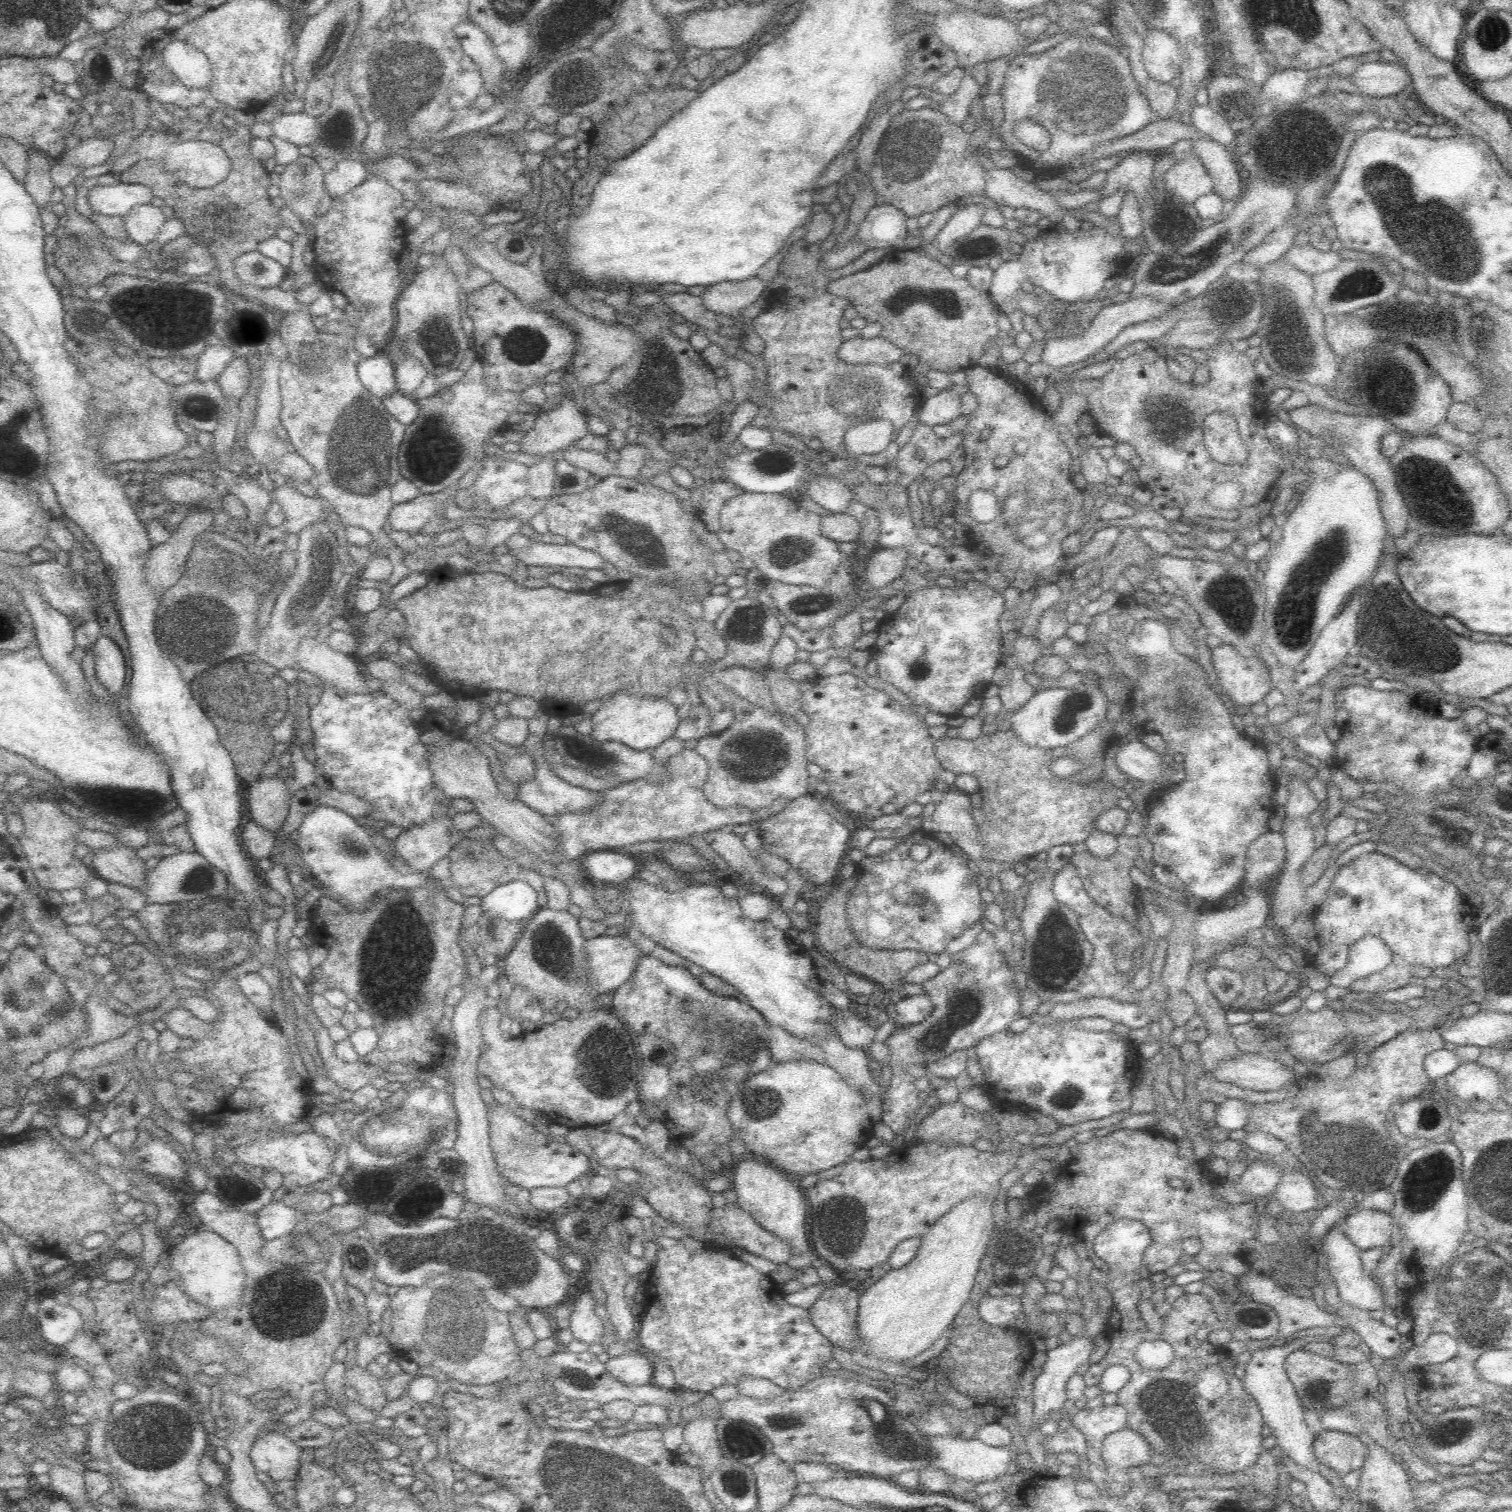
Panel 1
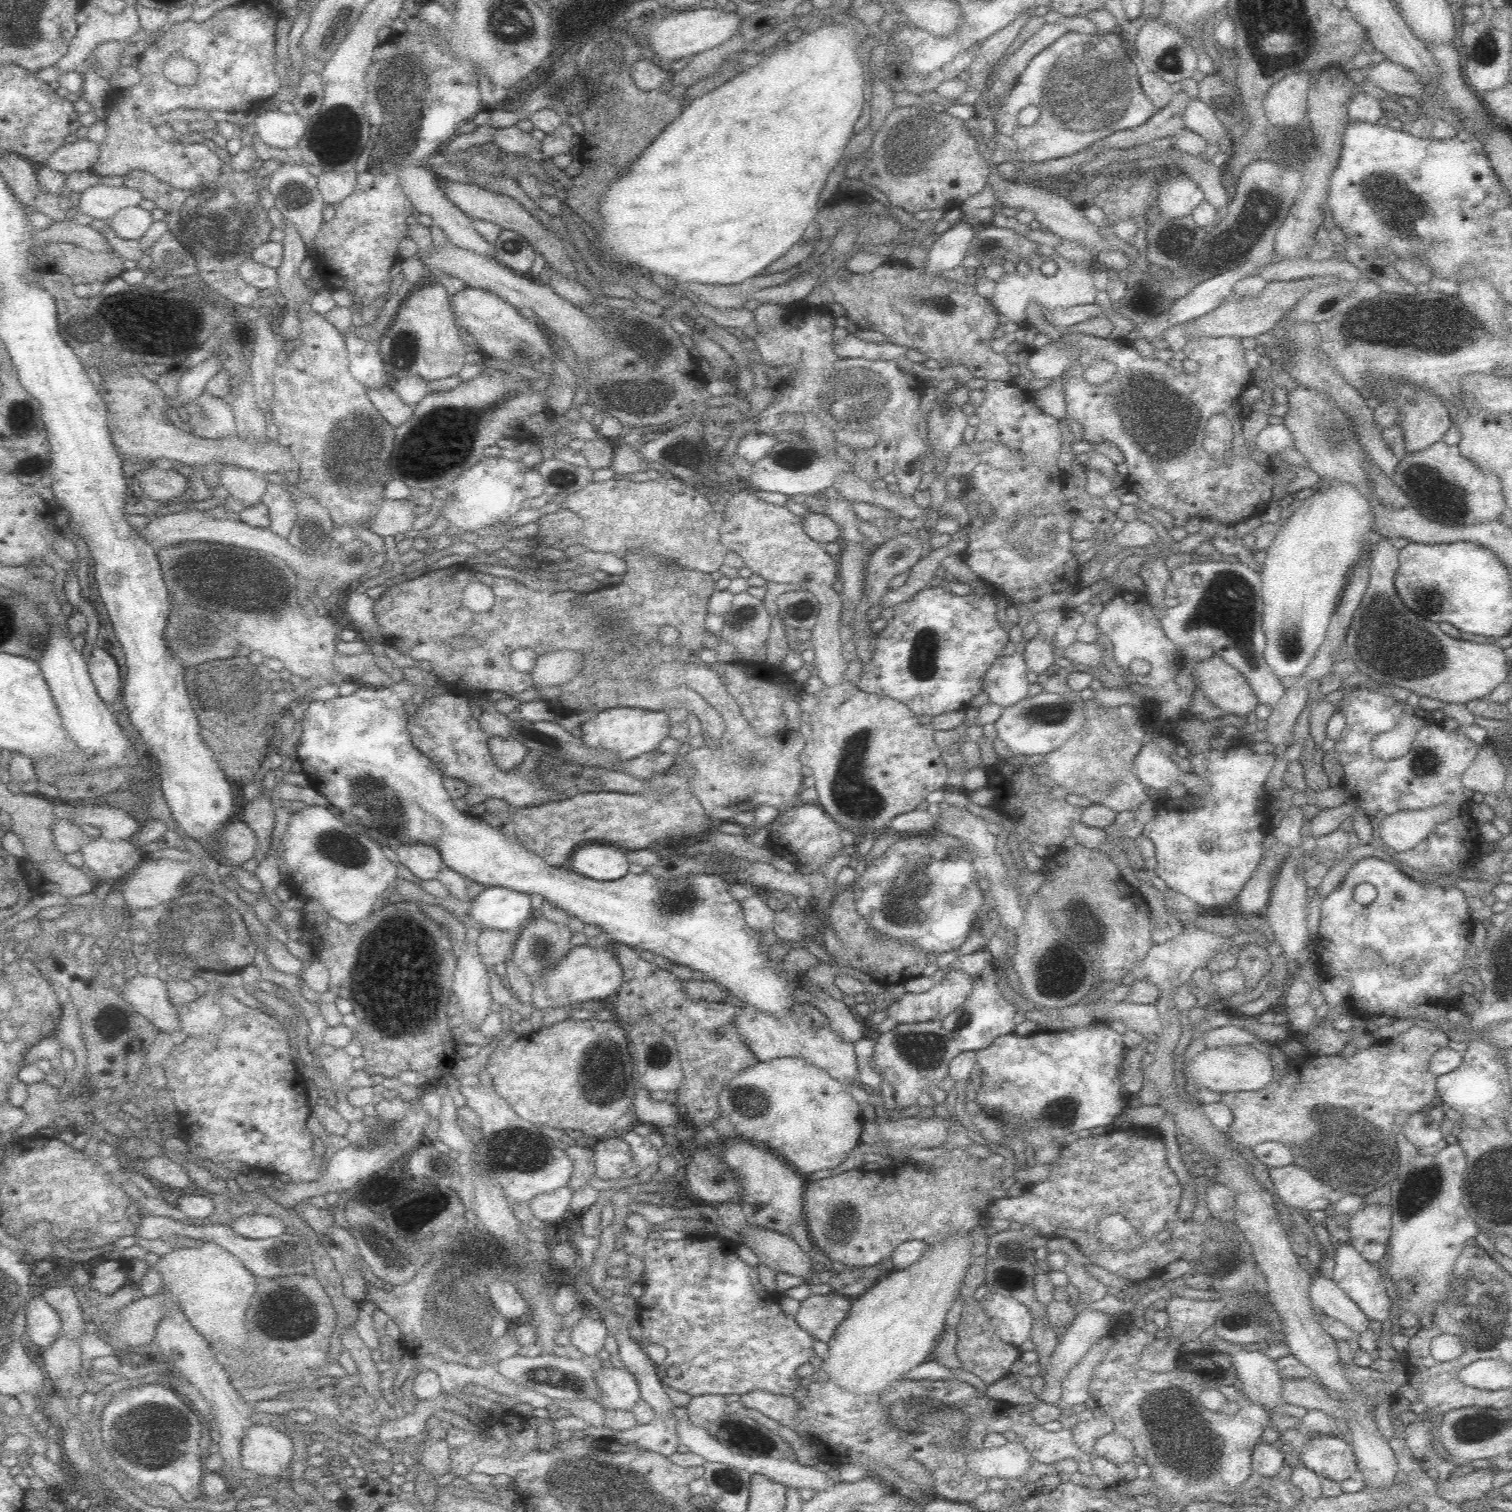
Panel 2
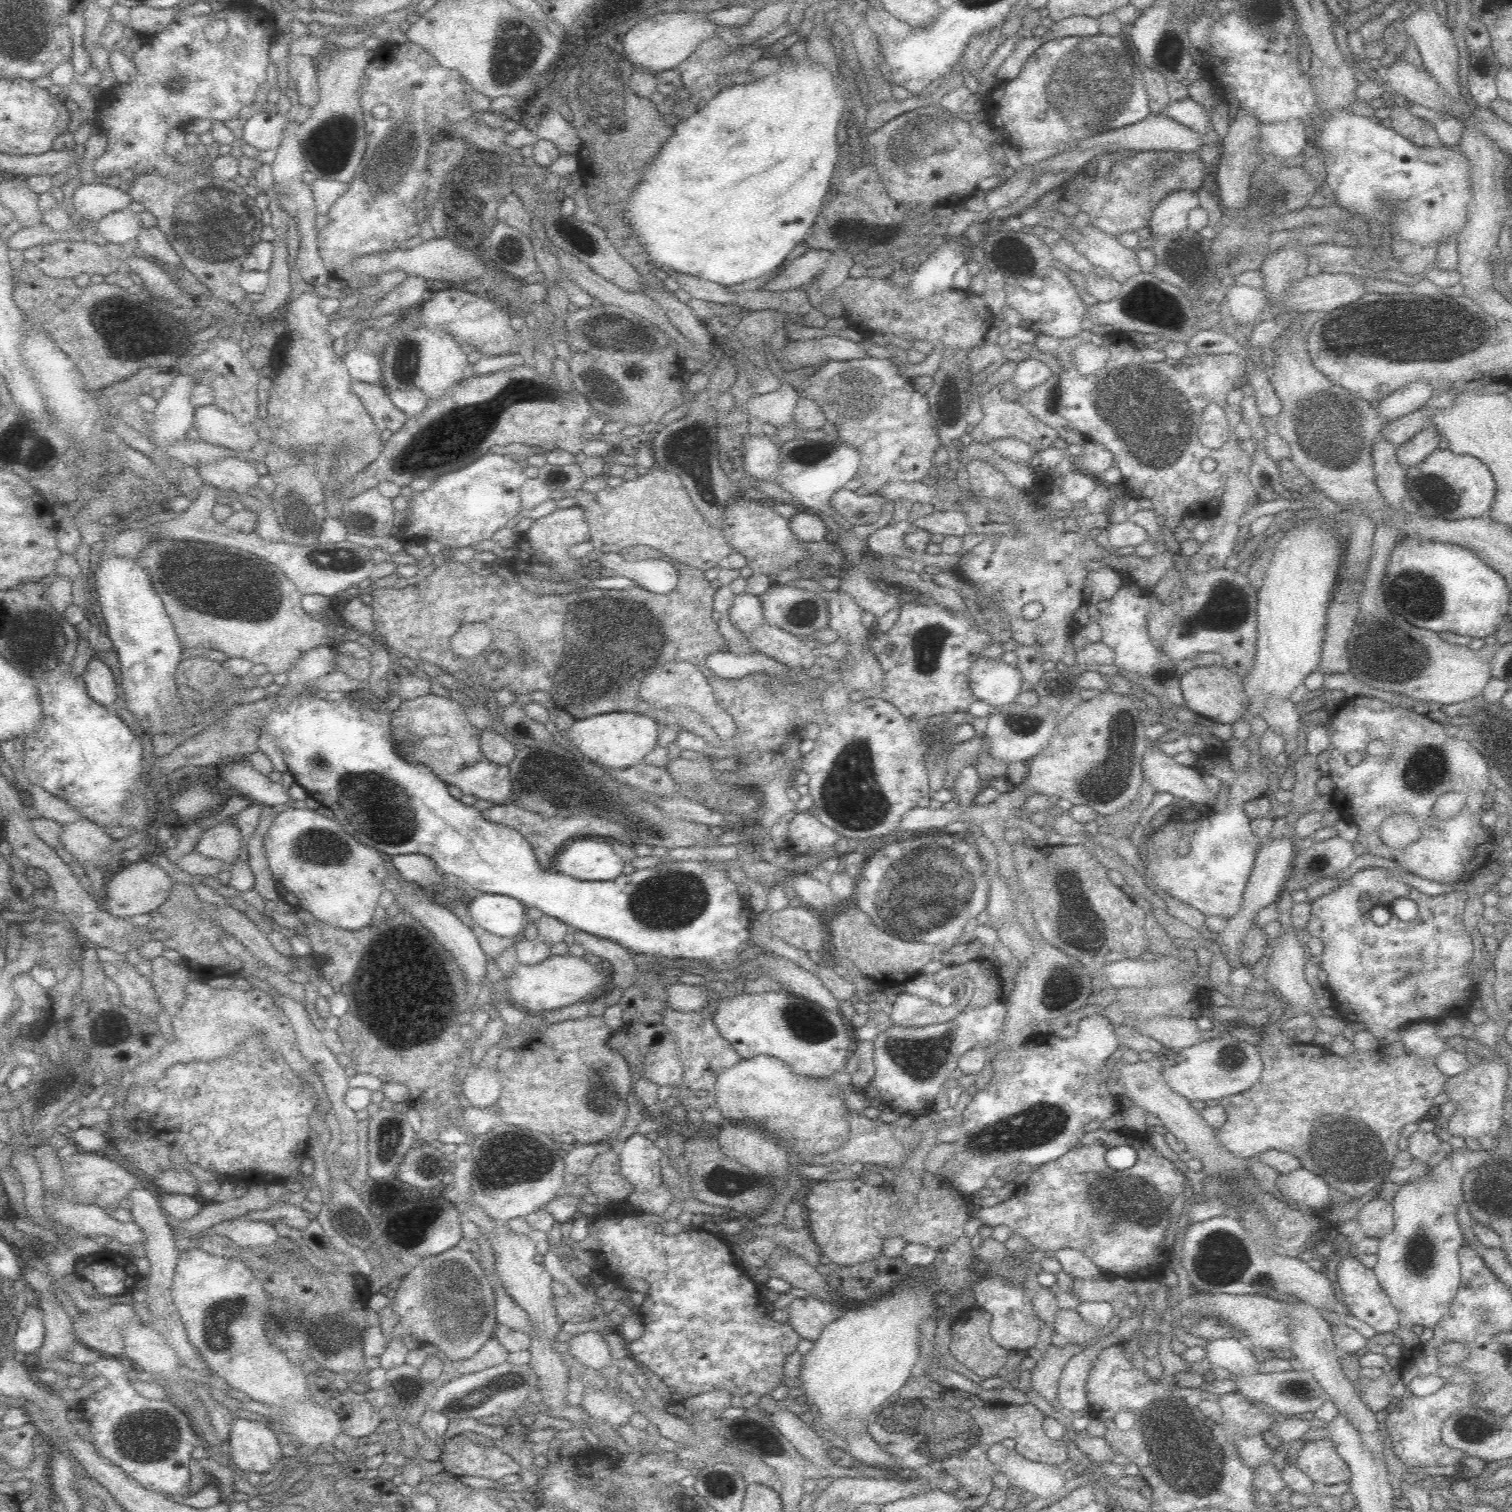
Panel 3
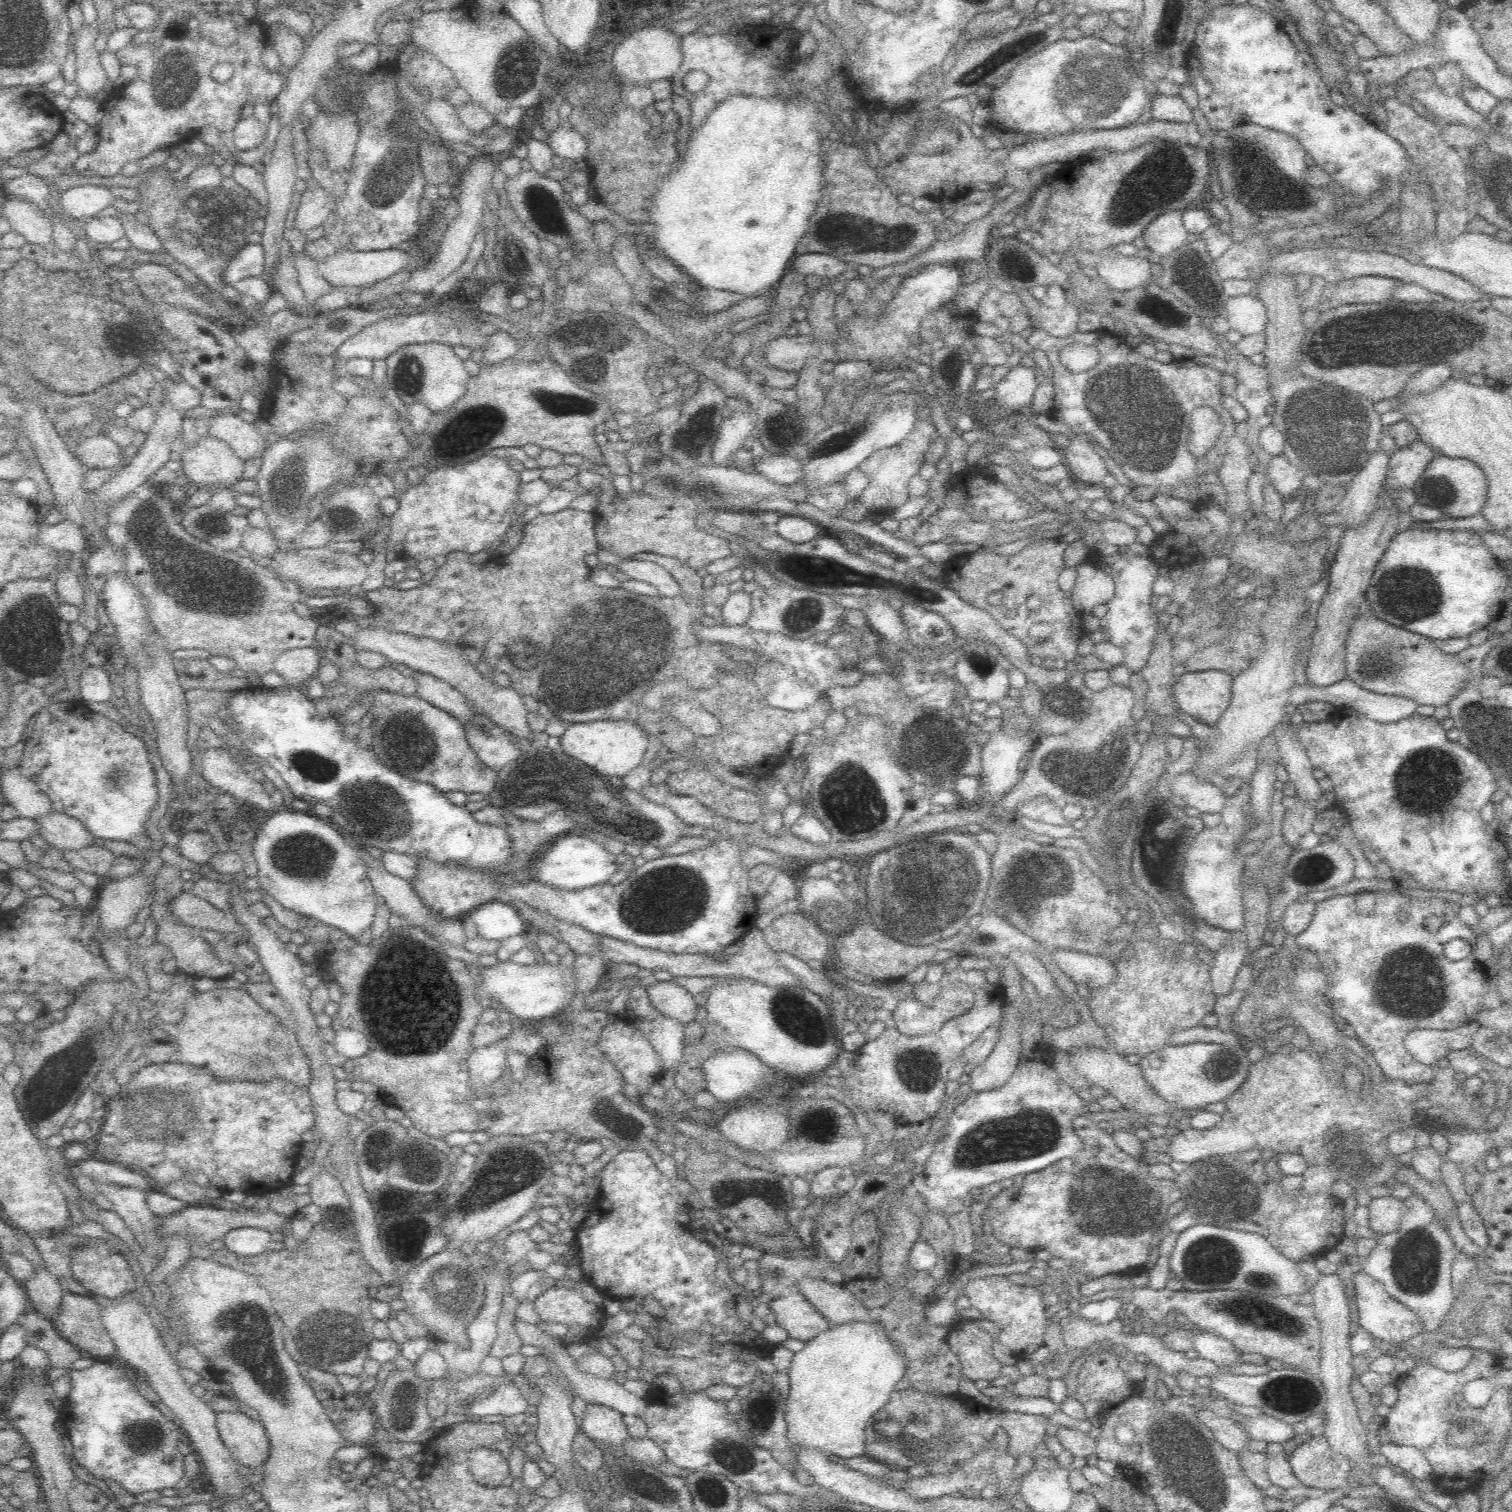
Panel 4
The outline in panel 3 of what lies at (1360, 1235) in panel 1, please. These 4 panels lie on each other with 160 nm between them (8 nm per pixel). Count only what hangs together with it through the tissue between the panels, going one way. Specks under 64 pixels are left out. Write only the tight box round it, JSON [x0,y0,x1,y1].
[1356,1197,1393,1238]

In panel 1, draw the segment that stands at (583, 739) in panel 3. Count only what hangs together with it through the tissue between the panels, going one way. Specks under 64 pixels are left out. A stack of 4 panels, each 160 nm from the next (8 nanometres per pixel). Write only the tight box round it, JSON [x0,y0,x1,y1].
[590,691,679,750]

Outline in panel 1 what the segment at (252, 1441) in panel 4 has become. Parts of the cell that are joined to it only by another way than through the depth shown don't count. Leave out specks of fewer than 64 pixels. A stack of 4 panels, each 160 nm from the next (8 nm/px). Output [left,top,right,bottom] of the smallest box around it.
[250,1430,303,1481]

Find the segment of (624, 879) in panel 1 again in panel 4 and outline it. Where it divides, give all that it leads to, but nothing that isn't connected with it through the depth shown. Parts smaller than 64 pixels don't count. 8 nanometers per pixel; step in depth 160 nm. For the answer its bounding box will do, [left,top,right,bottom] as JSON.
[534,832,617,890]

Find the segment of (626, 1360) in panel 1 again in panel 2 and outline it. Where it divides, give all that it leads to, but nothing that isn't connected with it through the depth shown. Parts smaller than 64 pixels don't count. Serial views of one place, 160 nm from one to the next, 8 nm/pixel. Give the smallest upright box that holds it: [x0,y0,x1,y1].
[594,1367,641,1410]

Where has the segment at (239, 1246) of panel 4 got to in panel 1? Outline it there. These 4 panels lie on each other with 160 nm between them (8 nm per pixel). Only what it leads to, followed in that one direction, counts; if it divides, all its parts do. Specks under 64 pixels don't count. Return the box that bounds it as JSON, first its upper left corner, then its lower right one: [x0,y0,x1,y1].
[256,1199,301,1241]

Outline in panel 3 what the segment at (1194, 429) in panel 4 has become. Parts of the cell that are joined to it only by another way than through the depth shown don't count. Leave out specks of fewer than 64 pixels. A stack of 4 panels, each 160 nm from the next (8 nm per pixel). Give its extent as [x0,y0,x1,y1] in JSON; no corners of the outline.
[1197,403,1230,449]

